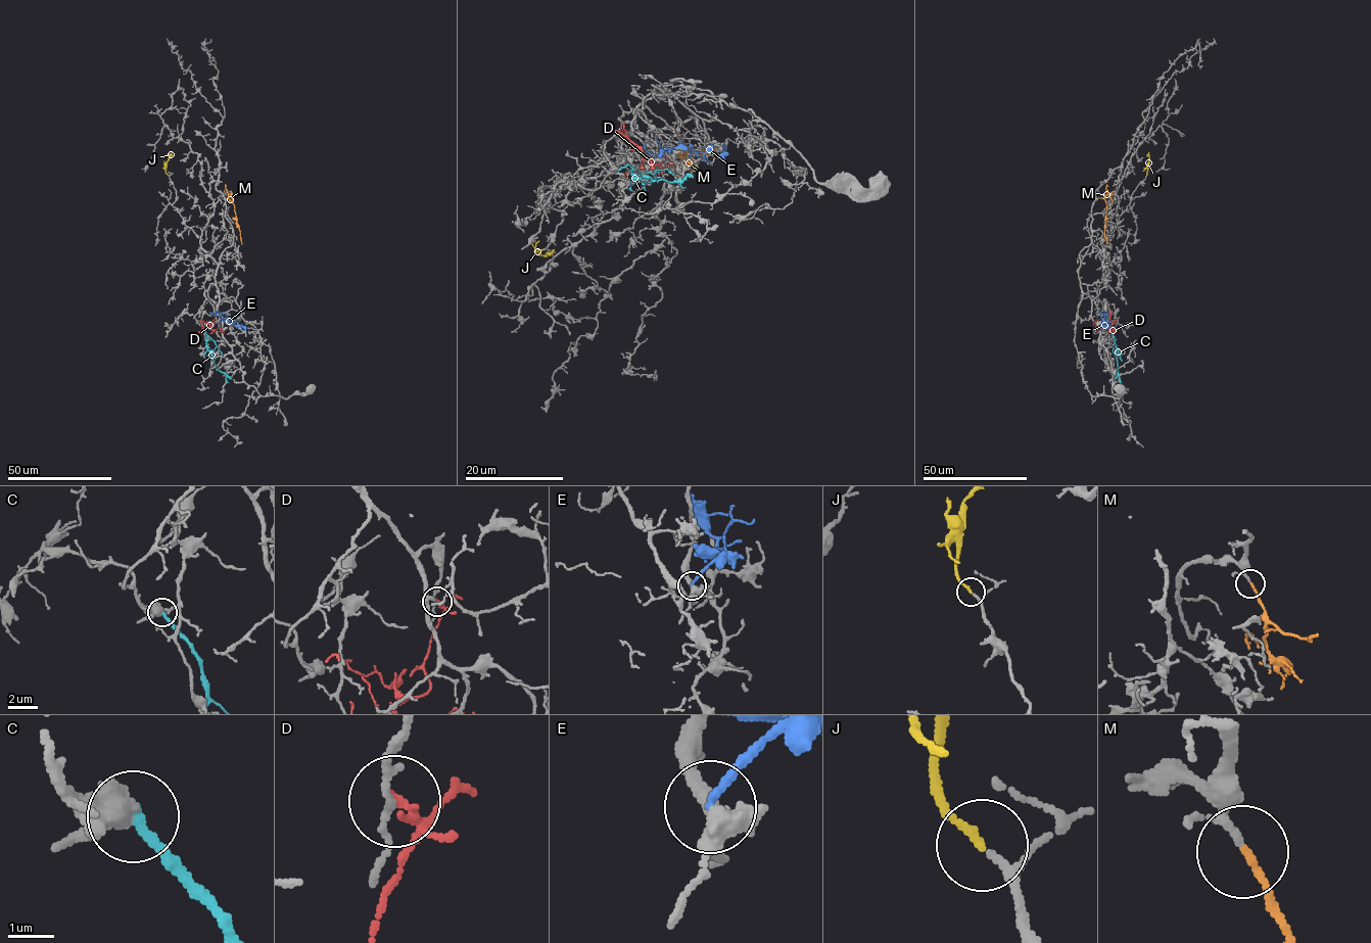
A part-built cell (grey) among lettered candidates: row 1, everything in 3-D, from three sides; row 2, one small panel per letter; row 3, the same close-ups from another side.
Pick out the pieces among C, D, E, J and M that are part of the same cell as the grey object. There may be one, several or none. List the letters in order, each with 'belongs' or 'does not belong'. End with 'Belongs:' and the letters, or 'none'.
C: does not belong
D: does not belong
E: does not belong
J: belongs
M: belongs
Belongs: J, M

